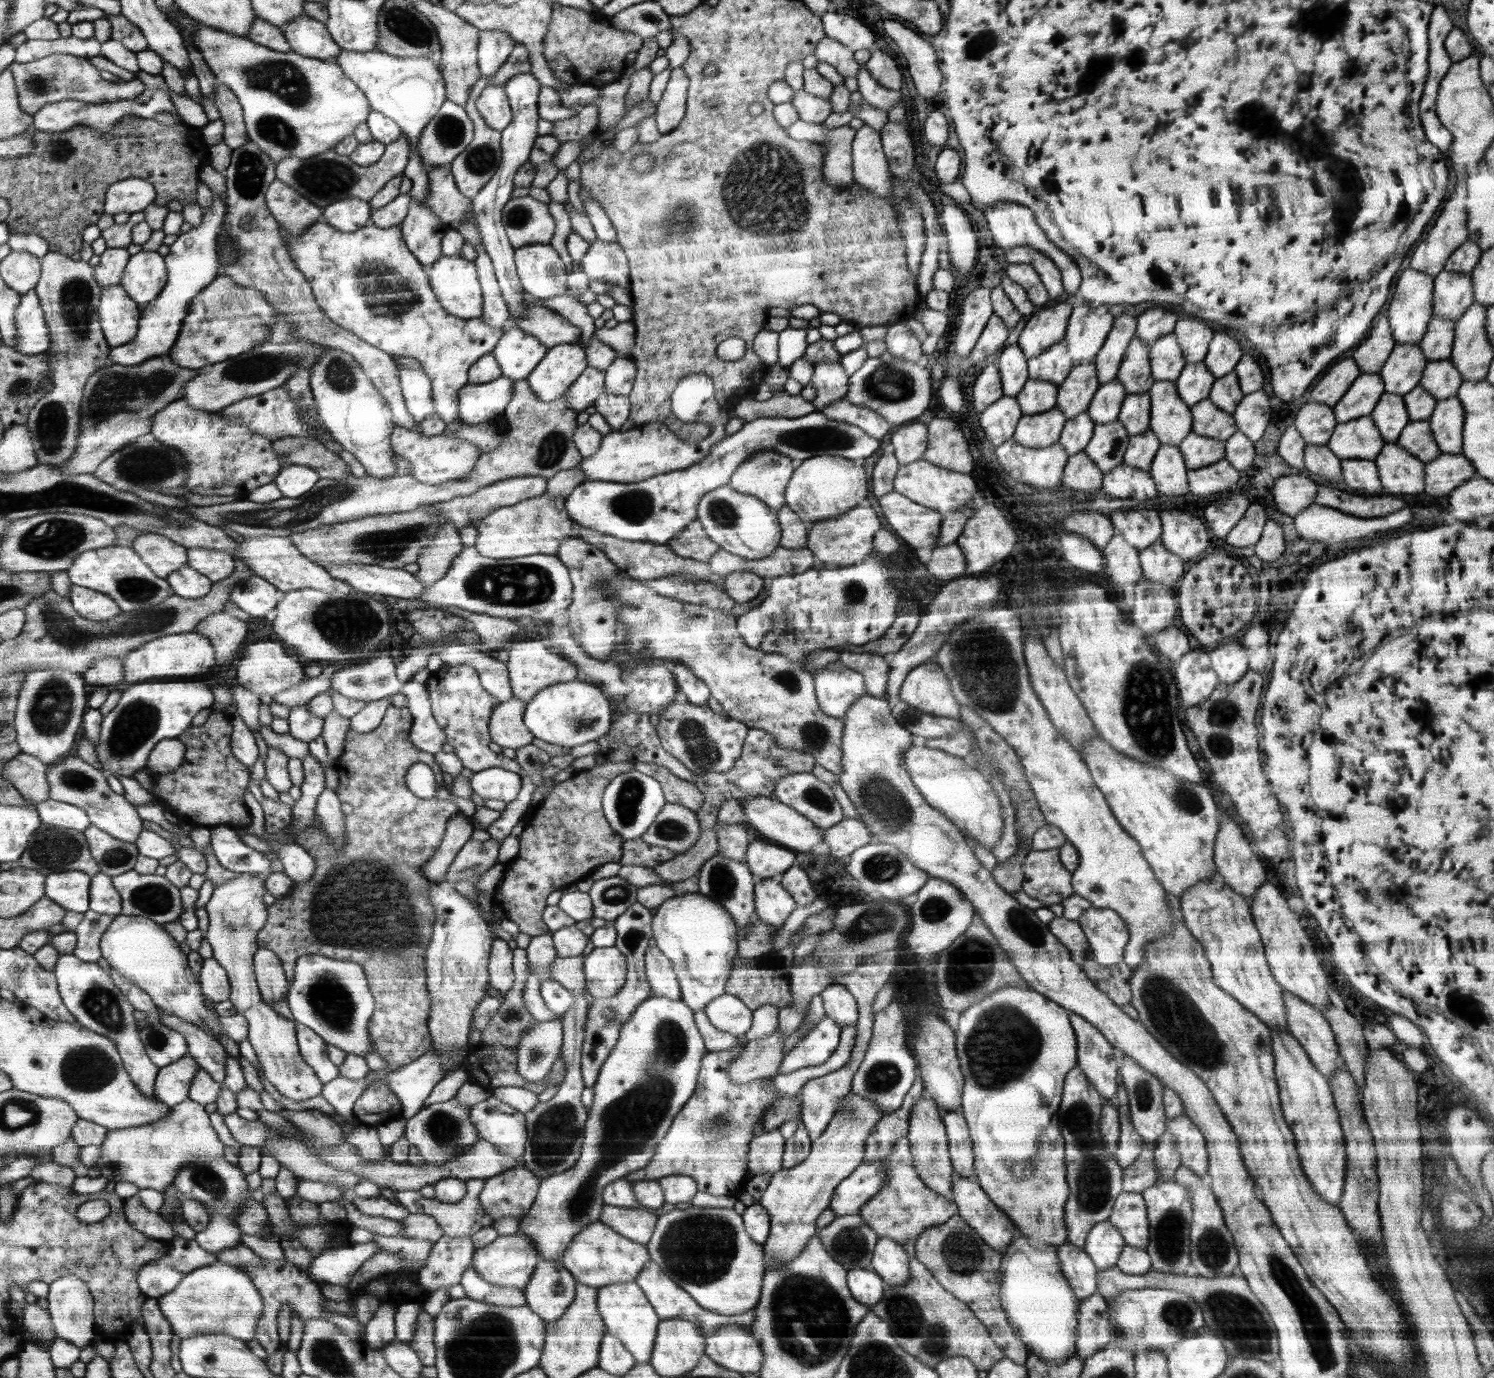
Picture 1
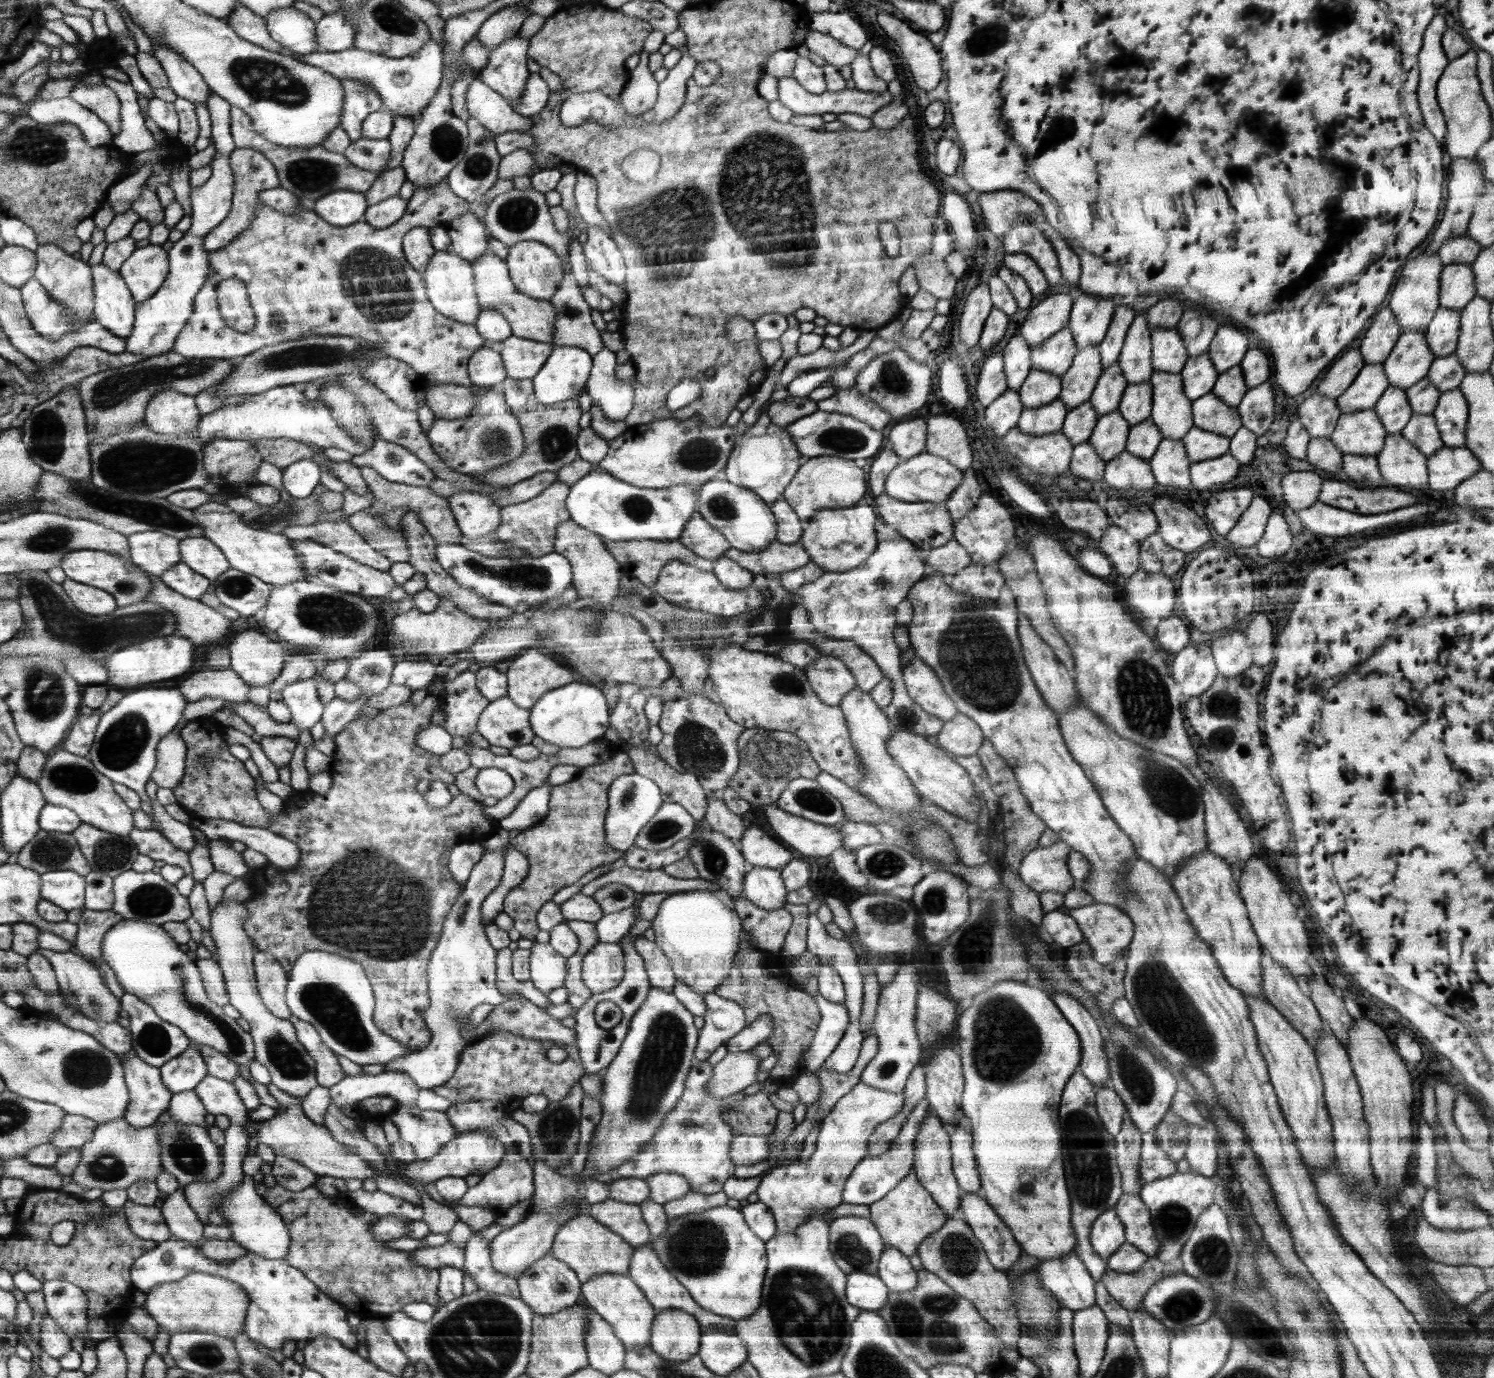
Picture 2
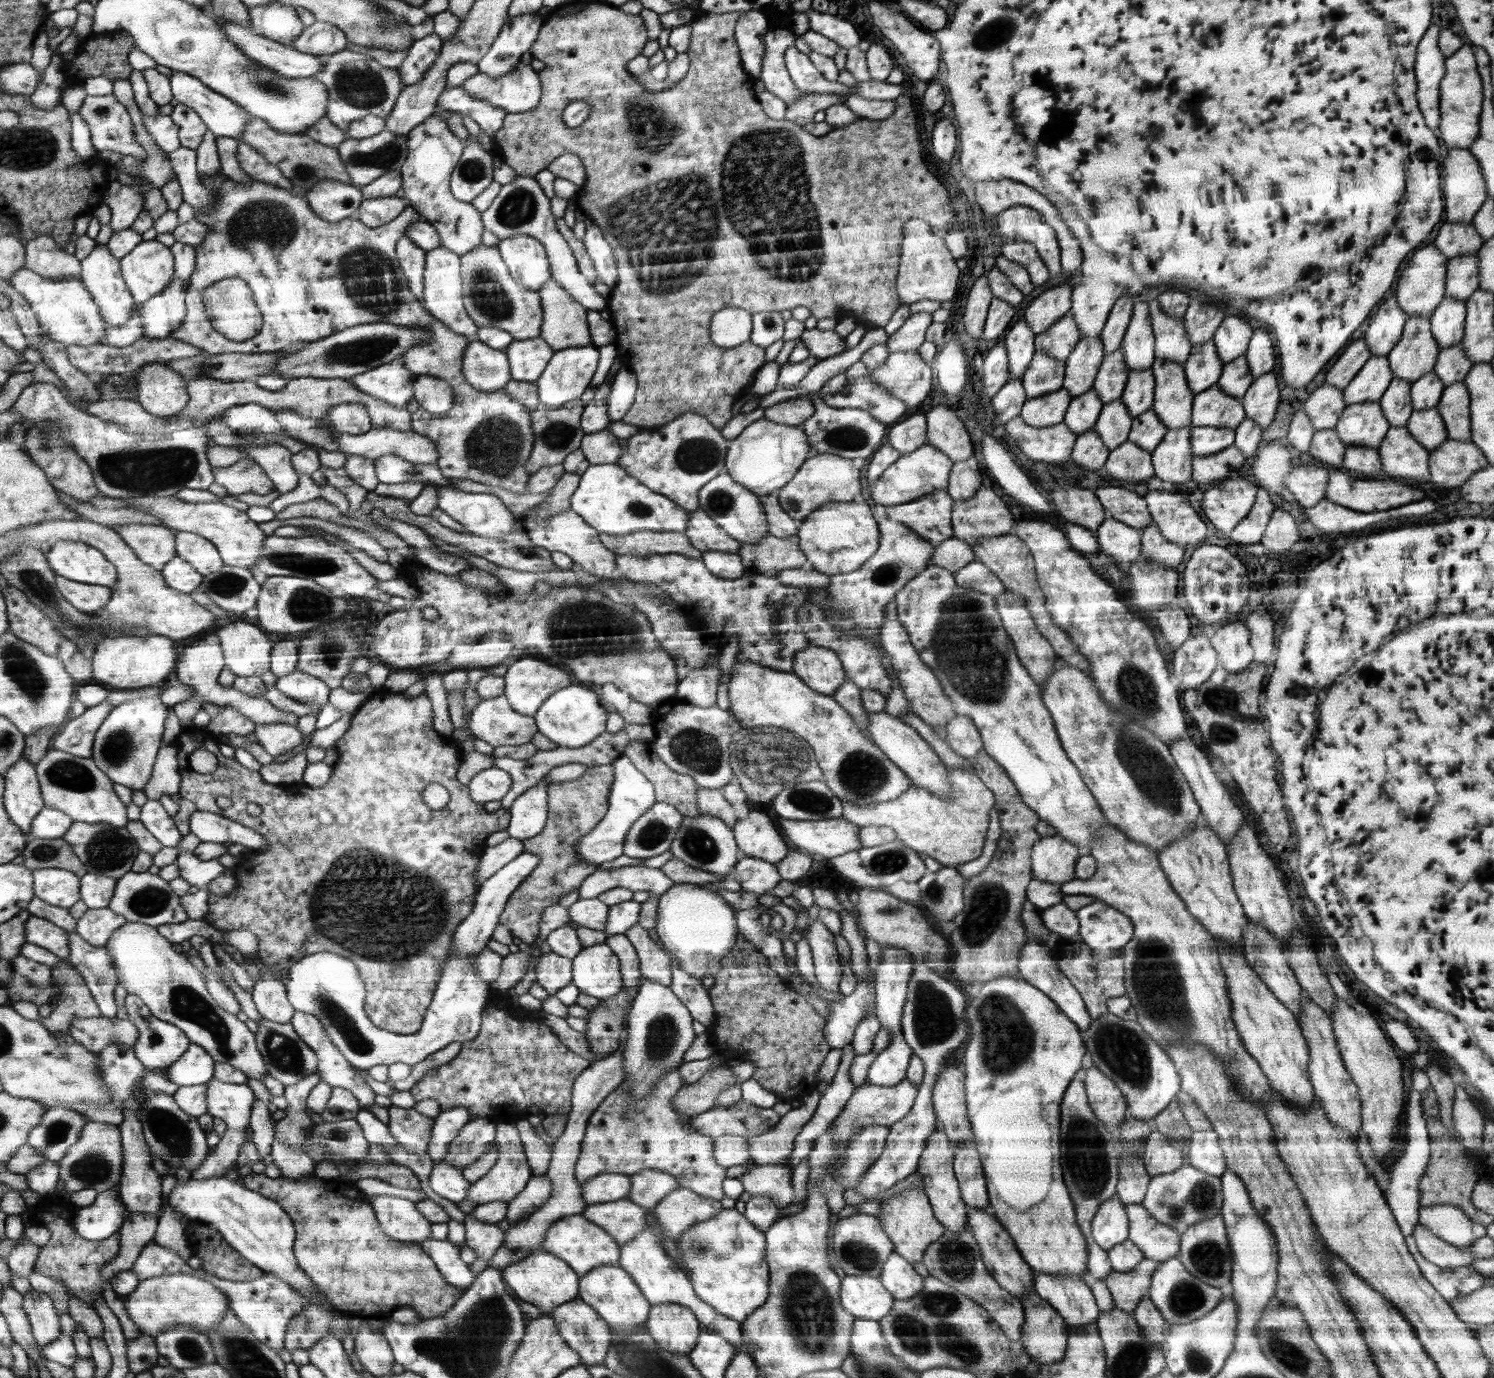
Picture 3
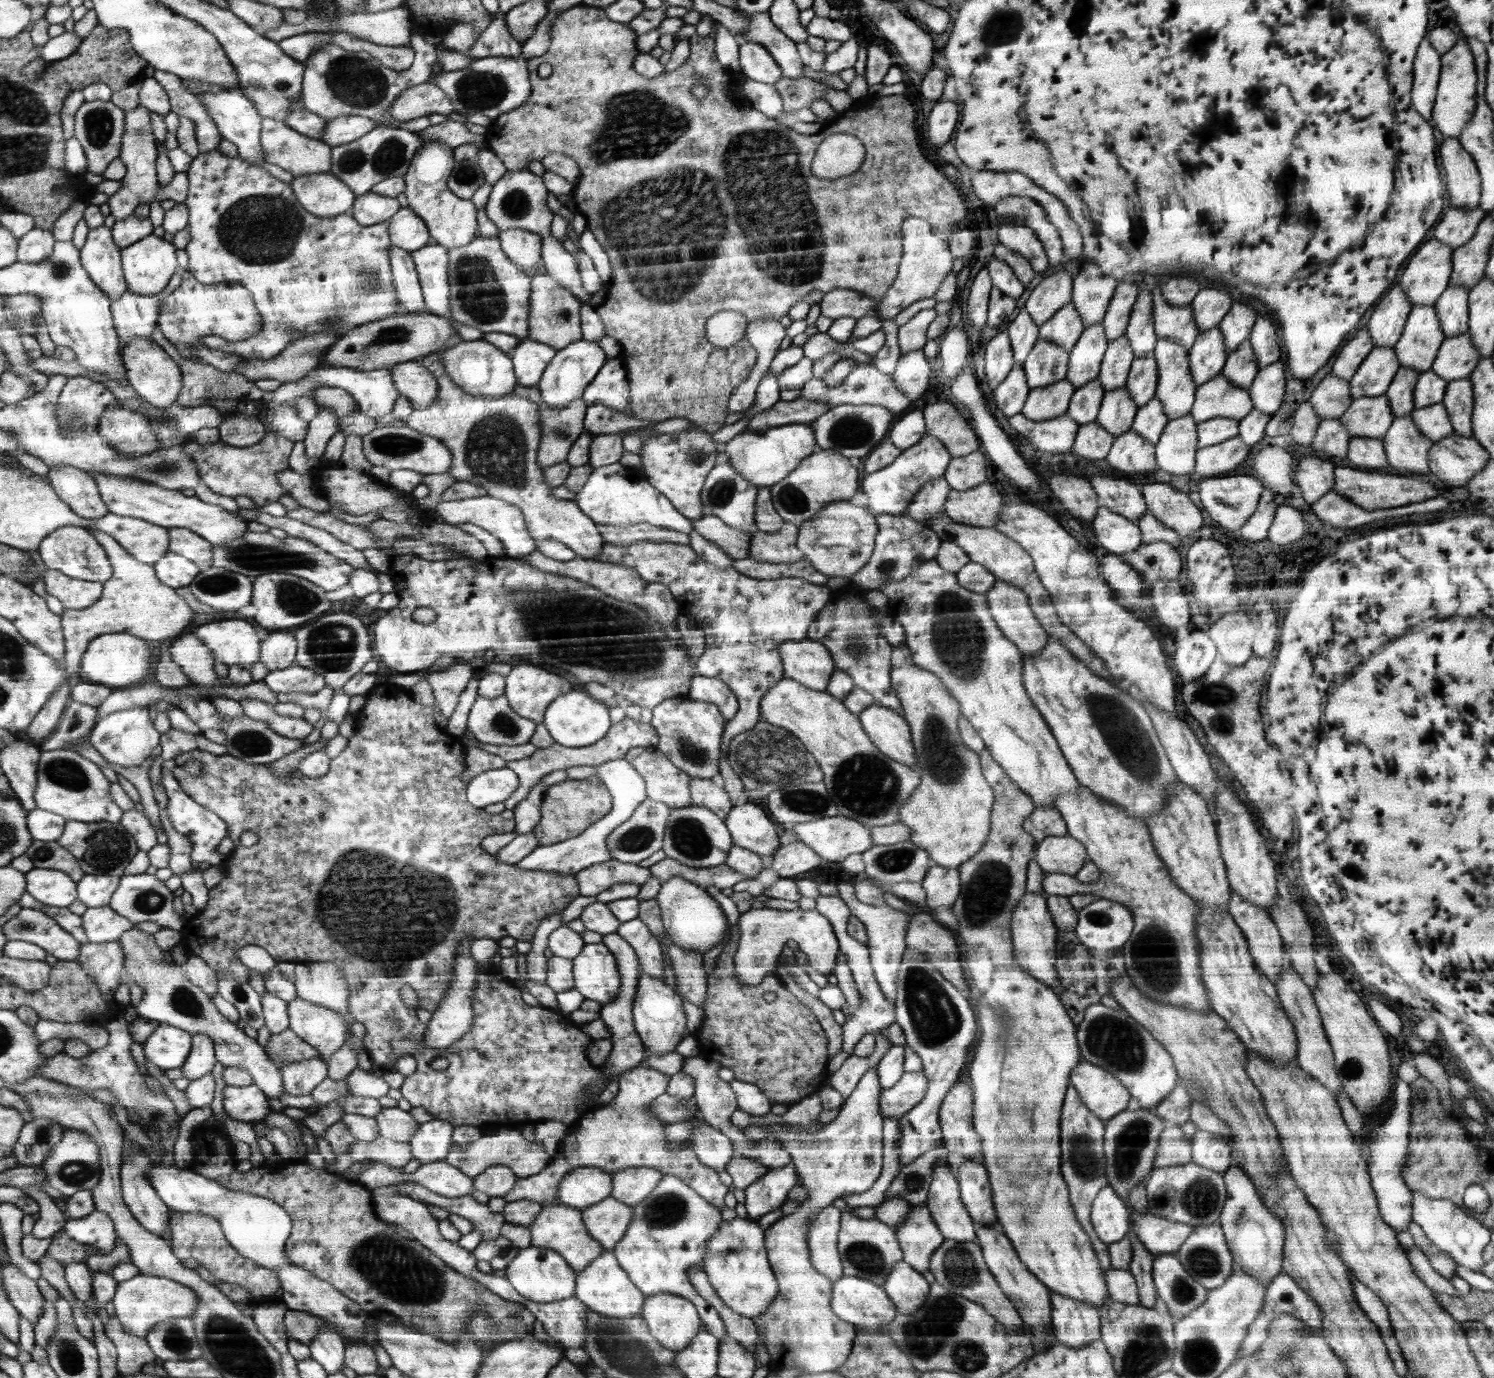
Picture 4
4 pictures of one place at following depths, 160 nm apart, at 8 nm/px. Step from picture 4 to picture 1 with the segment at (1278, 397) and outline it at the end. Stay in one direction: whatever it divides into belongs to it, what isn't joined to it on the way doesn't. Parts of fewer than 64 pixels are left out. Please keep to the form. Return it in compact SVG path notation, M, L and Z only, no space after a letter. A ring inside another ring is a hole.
M1264 389L1243 395L1232 416L1237 430L1243 432L1252 442L1260 440L1270 422L1271 406Z

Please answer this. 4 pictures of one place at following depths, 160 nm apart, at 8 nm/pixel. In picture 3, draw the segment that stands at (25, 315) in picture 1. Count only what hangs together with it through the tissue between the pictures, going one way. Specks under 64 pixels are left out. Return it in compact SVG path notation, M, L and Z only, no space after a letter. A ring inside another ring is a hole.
M24 267L9 281L30 301L44 328L48 329L50 336L56 342L92 346L100 343L101 338L105 336L108 324L105 324L99 306L80 277L55 279Z

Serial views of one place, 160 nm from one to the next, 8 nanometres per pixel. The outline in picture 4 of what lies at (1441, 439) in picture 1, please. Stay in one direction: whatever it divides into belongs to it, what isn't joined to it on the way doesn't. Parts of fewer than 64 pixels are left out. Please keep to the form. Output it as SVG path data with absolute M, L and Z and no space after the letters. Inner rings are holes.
M1467 379L1450 381L1443 399L1451 420L1454 434L1465 437L1473 436L1472 413L1474 408L1474 391L1472 382Z

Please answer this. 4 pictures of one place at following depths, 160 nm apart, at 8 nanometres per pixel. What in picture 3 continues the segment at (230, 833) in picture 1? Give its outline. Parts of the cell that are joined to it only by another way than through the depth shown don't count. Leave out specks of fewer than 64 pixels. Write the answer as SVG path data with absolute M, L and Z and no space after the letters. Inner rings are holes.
M151 798L140 807L139 821L148 831L157 838L164 847L177 848L180 846L182 834L176 829L174 819L168 813L159 800ZM180 850L175 862L180 870L179 878L184 879L186 883L192 886L198 887L198 889L205 889L214 878L218 878L226 870L234 872L234 868L222 866L218 859L200 861L194 856L194 852L189 851L182 852Z

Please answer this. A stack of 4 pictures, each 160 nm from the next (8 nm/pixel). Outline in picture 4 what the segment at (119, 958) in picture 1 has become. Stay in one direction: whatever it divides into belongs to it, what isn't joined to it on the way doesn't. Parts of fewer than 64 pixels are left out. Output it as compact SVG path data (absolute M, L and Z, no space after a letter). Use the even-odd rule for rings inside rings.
M135 925L122 934L118 942L124 954L124 981L128 984L139 984L144 990L139 1004L131 1004L138 1018L146 1017L160 1024L185 1030L191 1035L208 1035L214 1041L215 1056L224 1067L245 1068L254 1078L254 1084L268 1097L279 1099L286 1092L282 1072L267 1055L263 1045L248 1037L236 1022L228 1020L215 1007L207 993L200 989L200 986L192 984L182 970L178 970L178 965L162 962L162 950L155 943L153 934L144 932Z

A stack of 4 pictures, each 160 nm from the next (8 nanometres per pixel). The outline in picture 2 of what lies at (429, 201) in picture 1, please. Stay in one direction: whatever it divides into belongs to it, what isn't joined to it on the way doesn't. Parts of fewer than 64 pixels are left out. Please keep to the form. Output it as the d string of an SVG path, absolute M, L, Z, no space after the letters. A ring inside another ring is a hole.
M447 179L443 180L443 182L440 182L437 184L437 186L431 186L431 188L419 188L416 187L416 189L413 192L413 195L408 199L408 208L406 209L406 212L404 213L404 216L400 218L400 220L397 220L394 222L394 224L391 224L390 226L387 226L386 228L376 228L374 225L368 224L367 222L364 222L363 220L360 220L360 222L356 222L354 224L350 224L350 226L347 227L339 227L333 224L328 224L327 220L324 220L323 217L319 215L319 213L315 213L313 210L308 210L302 207L297 213L281 213L280 211L277 211L276 209L273 209L270 205L267 205L266 203L258 203L257 207L255 208L255 217L252 219L252 222L250 223L250 226L248 228L245 228L241 233L238 233L238 236L230 243L227 244L223 249L218 249L215 251L209 251L208 255L208 262L209 262L209 271L208 276L206 276L206 280L204 281L204 284L202 285L202 288L196 293L196 296L194 297L194 304L193 304L193 311L190 315L190 318L187 320L186 326L178 333L178 336L176 337L174 346L171 348L171 351L179 353L181 356L186 356L190 359L193 358L215 358L216 360L228 360L231 359L233 361L237 360L240 357L247 356L248 354L260 351L261 348L280 344L283 342L286 342L287 340L294 339L294 338L301 338L301 337L308 337L308 336L315 336L315 335L334 335L334 336L360 336L364 337L364 340L367 340L369 343L374 343L377 347L380 345L384 352L385 356L388 357L394 357L397 358L397 360L400 360L404 362L405 364L408 364L414 371L418 373L422 373L423 376L427 379L427 381L432 386L440 386L440 384L456 384L462 387L466 387L470 389L473 385L471 384L470 380L470 374L468 373L468 363L470 362L472 356L476 354L476 352L479 351L479 348L484 347L484 341L485 338L483 336L480 336L479 329L475 327L475 324L462 324L461 322L454 321L451 318L448 318L447 316L444 316L443 314L440 314L436 309L435 305L433 305L430 301L430 298L427 296L427 287L426 282L423 280L423 275L419 272L416 272L410 264L408 264L408 261L406 260L406 257L404 256L403 251L403 238L404 235L411 231L413 228L416 227L438 227L443 226L444 224L450 224L451 220L454 220L455 218L458 218L459 216L462 216L466 211L470 211L473 209L473 206L466 202L465 200L462 200L459 196L456 196L454 192L452 192L452 189L450 185L447 183ZM237 278L240 280L243 280L243 283L246 285L246 290L248 293L249 301L252 303L255 317L257 318L257 322L255 322L253 330L250 332L236 332L234 328L230 328L226 325L226 321L222 317L222 313L219 312L219 305L218 305L218 286L220 283L223 282L223 280L226 279L233 279ZM499 387L486 388L486 392L480 392L478 401L480 402L471 412L472 416L452 421L440 420L437 426L427 433L432 450L445 465L467 475L481 474L510 464L523 454L526 444L519 418L508 408Z

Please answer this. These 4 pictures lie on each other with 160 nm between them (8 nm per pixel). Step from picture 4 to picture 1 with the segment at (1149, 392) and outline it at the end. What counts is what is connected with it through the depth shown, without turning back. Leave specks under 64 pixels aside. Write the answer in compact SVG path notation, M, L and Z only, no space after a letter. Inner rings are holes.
M1132 394L1122 402L1117 421L1124 426L1129 438L1144 434L1150 429L1150 396L1144 394Z

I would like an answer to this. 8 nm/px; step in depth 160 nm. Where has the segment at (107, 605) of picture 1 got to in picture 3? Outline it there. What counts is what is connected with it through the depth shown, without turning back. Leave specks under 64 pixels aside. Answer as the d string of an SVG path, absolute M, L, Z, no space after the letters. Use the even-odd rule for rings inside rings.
M57 575L57 583L65 597L84 613L98 611L111 600L111 588L97 584L86 584Z

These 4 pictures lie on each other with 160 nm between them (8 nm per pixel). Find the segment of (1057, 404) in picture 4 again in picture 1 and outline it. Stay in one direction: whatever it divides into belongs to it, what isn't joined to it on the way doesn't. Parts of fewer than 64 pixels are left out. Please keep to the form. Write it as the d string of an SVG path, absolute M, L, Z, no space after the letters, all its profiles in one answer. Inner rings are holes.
M1056 407L1035 415L1023 415L1017 423L1013 440L1030 448L1058 443L1066 419L1064 413Z

